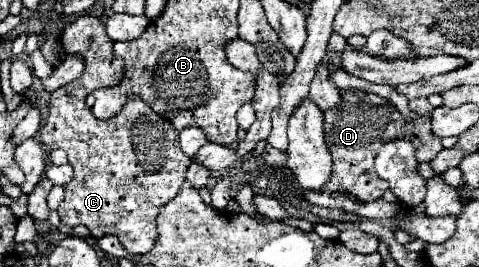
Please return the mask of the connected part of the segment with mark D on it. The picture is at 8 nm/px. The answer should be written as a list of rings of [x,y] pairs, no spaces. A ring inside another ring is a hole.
[[[350,88],[340,90],[340,106],[324,112],[324,140],[332,154],[334,166],[332,166],[330,180],[320,188],[320,192],[350,194],[360,202],[378,200],[388,190],[388,184],[380,180],[372,168],[374,168],[376,152],[380,150],[384,142],[390,140],[388,132],[412,132],[412,134],[402,134],[400,138],[412,140],[412,144],[416,144],[420,162],[430,162],[442,150],[440,138],[432,134],[428,114],[418,116],[414,120],[406,120],[396,110],[394,104],[390,104],[378,94],[368,94],[368,92],[350,90]]]

